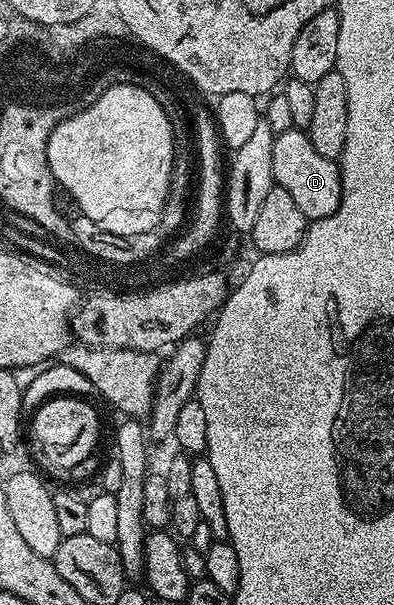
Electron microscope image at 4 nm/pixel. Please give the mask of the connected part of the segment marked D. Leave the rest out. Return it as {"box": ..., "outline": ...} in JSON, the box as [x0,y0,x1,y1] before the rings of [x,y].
{"box":[272,128,342,222],"outline":[[[292,128],[285,133],[276,134],[272,180],[294,198],[295,205],[309,222],[326,219],[334,215],[334,211],[338,211],[338,203],[342,199],[340,166],[333,158],[318,155],[318,151],[314,151],[314,143],[310,143],[307,132]]]}

